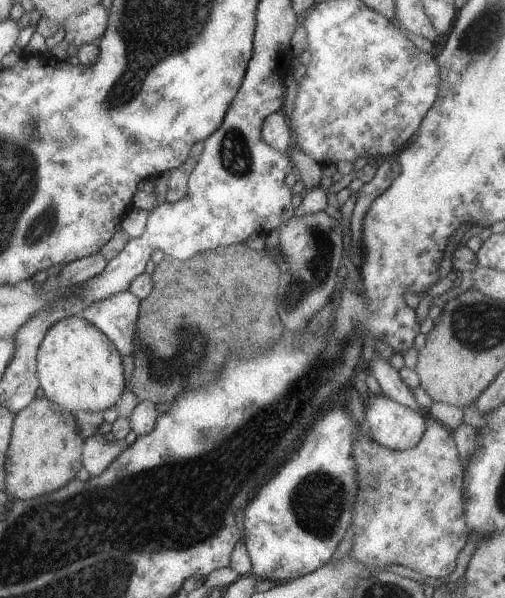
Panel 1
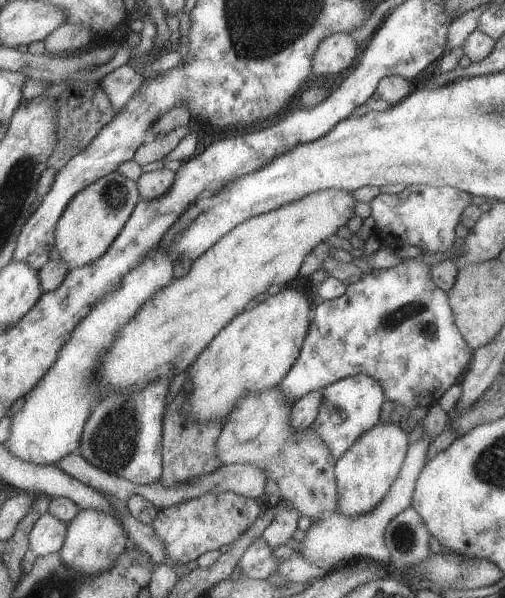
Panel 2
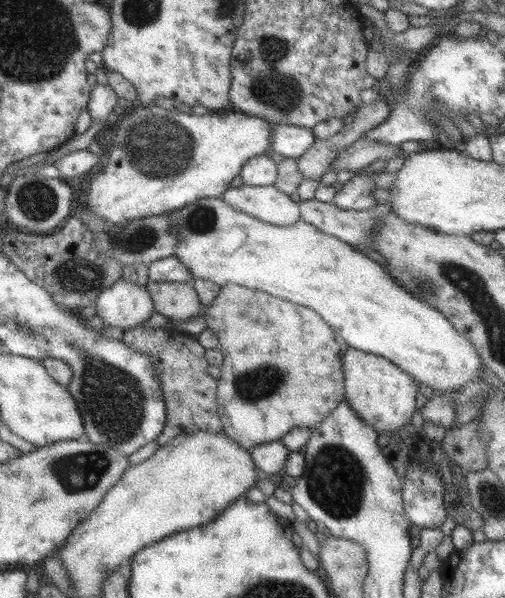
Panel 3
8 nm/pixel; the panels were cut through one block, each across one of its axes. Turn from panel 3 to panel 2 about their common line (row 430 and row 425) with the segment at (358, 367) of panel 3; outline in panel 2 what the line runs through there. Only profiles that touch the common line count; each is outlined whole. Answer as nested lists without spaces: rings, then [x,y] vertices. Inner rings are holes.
[[[377,423],[364,432],[334,462],[336,507],[334,512],[346,517],[367,514],[388,493],[399,474],[407,450],[407,434],[397,425]]]

